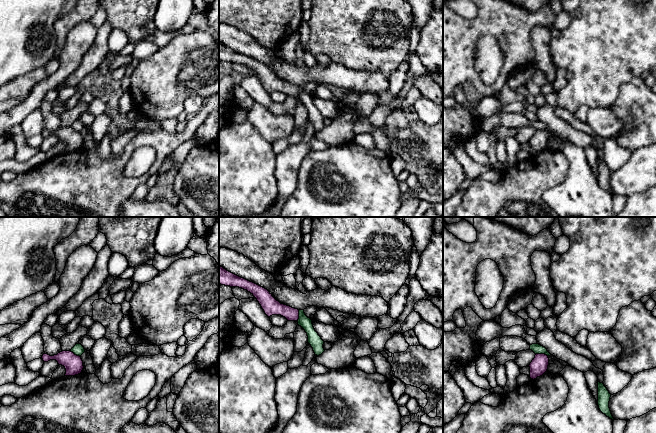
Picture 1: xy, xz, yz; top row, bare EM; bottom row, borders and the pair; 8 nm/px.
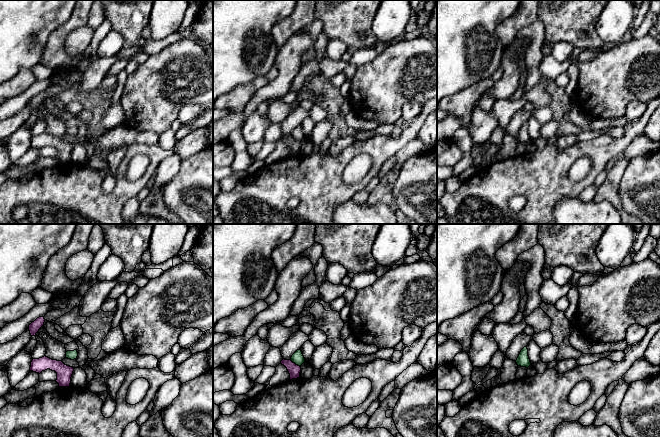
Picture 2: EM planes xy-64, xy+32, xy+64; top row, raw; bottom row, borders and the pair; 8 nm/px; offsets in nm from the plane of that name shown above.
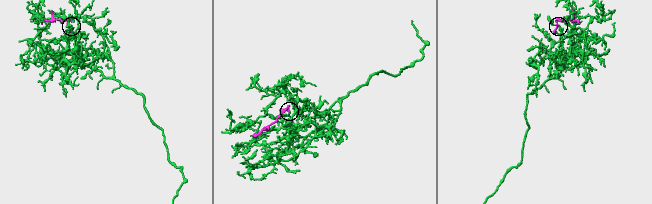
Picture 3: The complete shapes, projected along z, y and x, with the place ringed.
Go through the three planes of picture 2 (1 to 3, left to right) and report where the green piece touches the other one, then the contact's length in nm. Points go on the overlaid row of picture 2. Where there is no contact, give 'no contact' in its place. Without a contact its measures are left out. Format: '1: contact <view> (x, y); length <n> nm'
1: no contact
2: contact xy+32 (294, 363); length 100 nm
3: no contact

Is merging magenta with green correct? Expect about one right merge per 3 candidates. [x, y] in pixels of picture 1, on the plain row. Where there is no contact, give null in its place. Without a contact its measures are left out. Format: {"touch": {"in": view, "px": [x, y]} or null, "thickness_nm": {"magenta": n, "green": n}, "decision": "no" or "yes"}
{"touch": {"in": "yz", "px": [542, 130]}, "thickness_nm": {"magenta": 140, "green": 80}, "decision": "no"}

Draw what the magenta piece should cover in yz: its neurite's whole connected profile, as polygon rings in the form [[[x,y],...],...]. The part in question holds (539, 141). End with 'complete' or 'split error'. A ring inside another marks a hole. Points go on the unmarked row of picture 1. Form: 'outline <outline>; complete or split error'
outline [[[536,130],[535,134],[530,139],[530,154],[536,155],[547,148],[549,141],[549,134],[545,130]]]; complete

